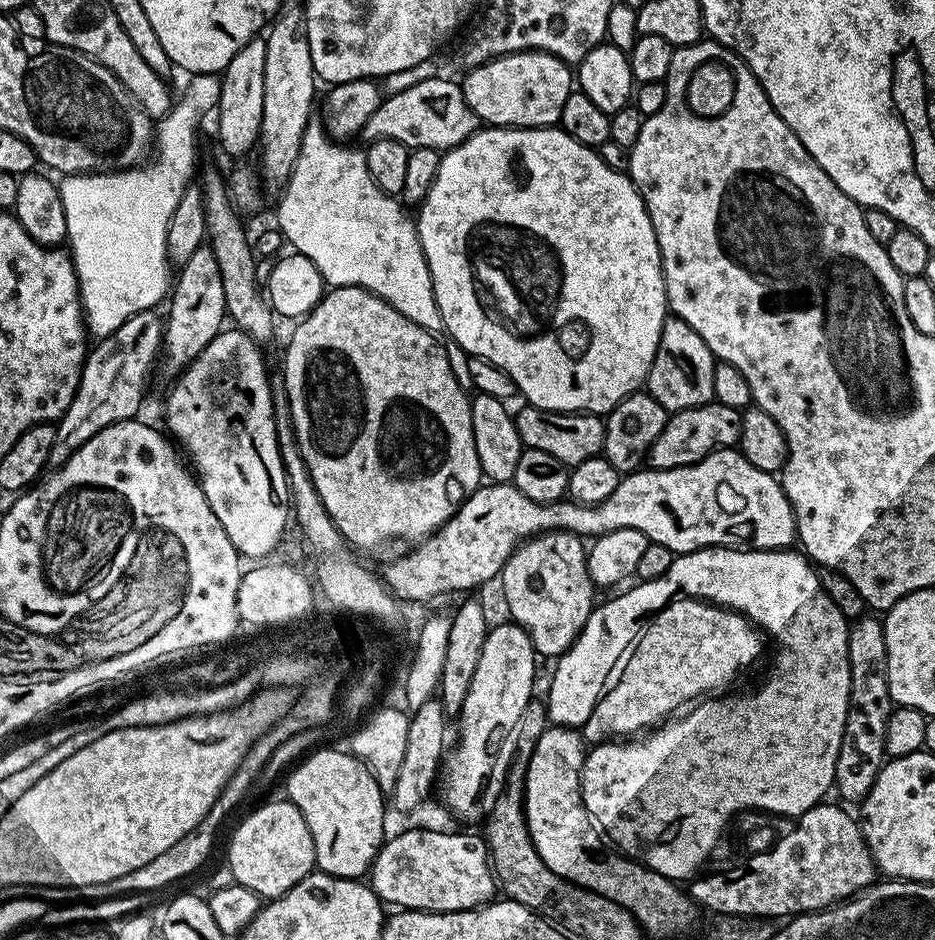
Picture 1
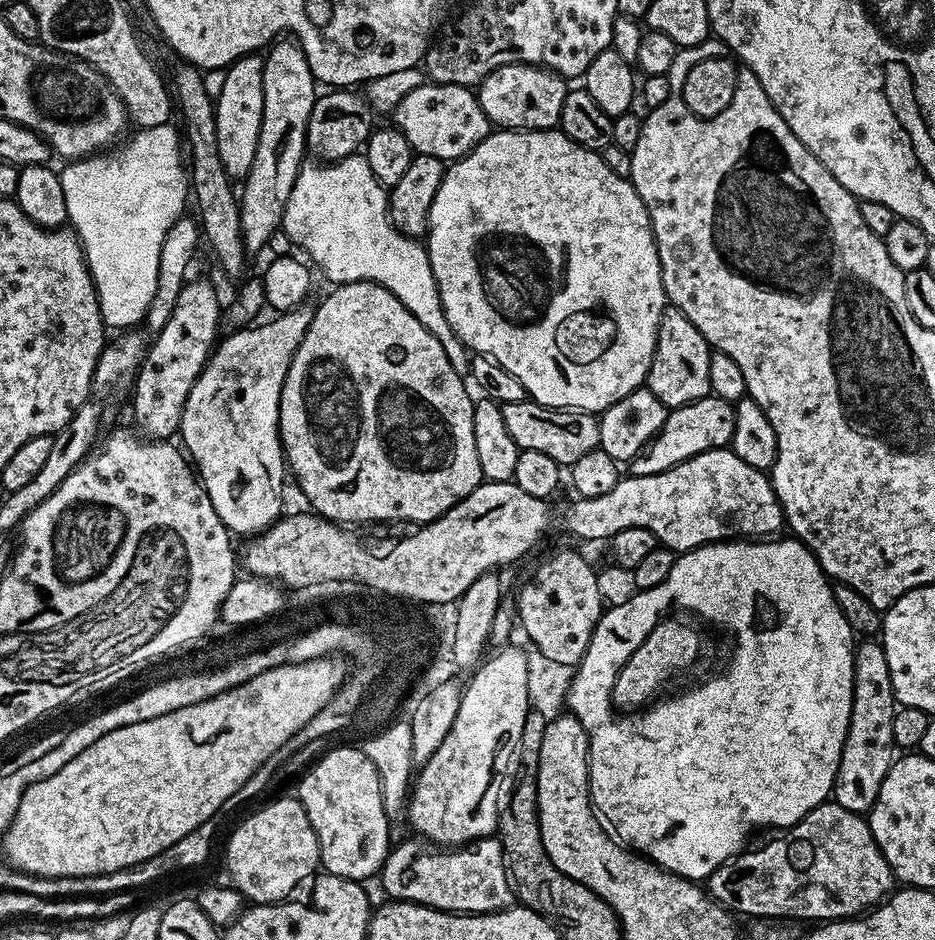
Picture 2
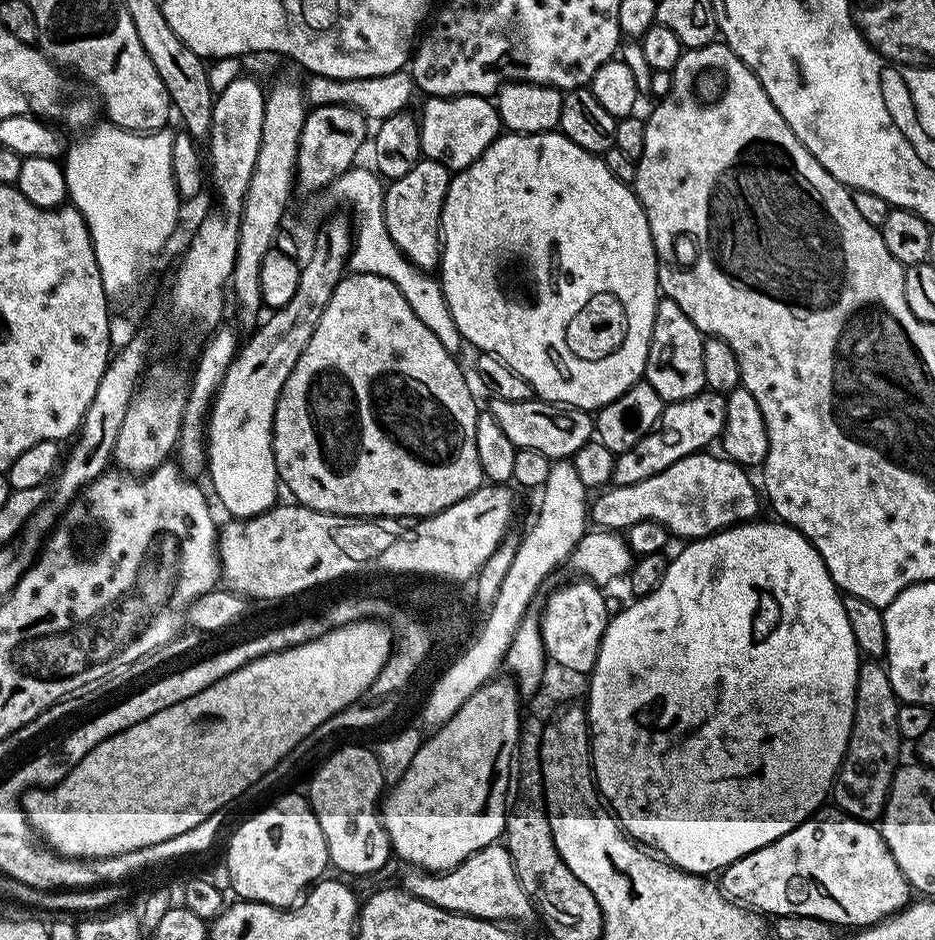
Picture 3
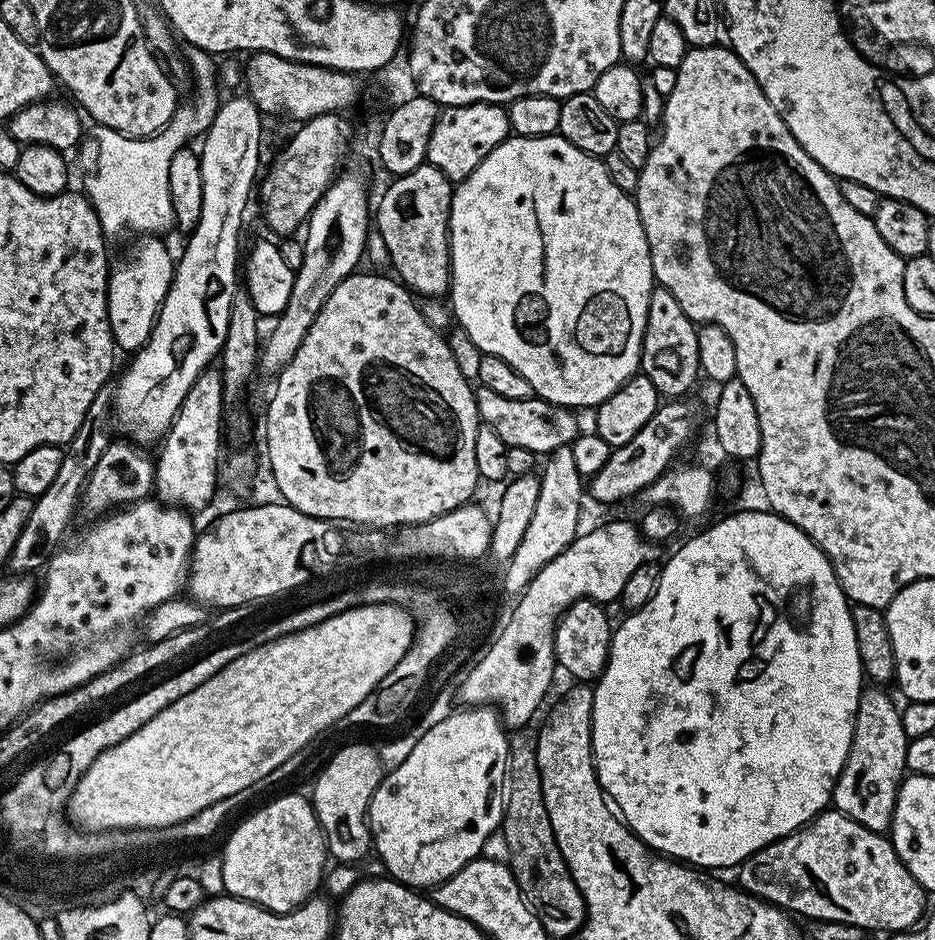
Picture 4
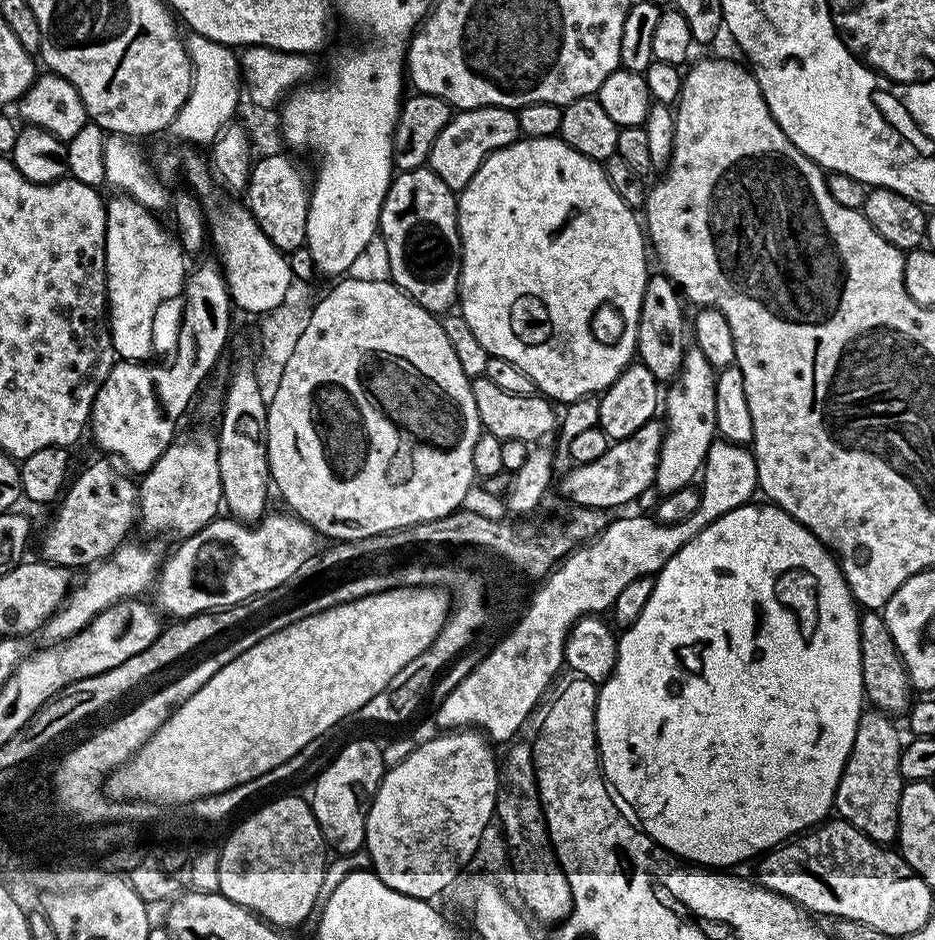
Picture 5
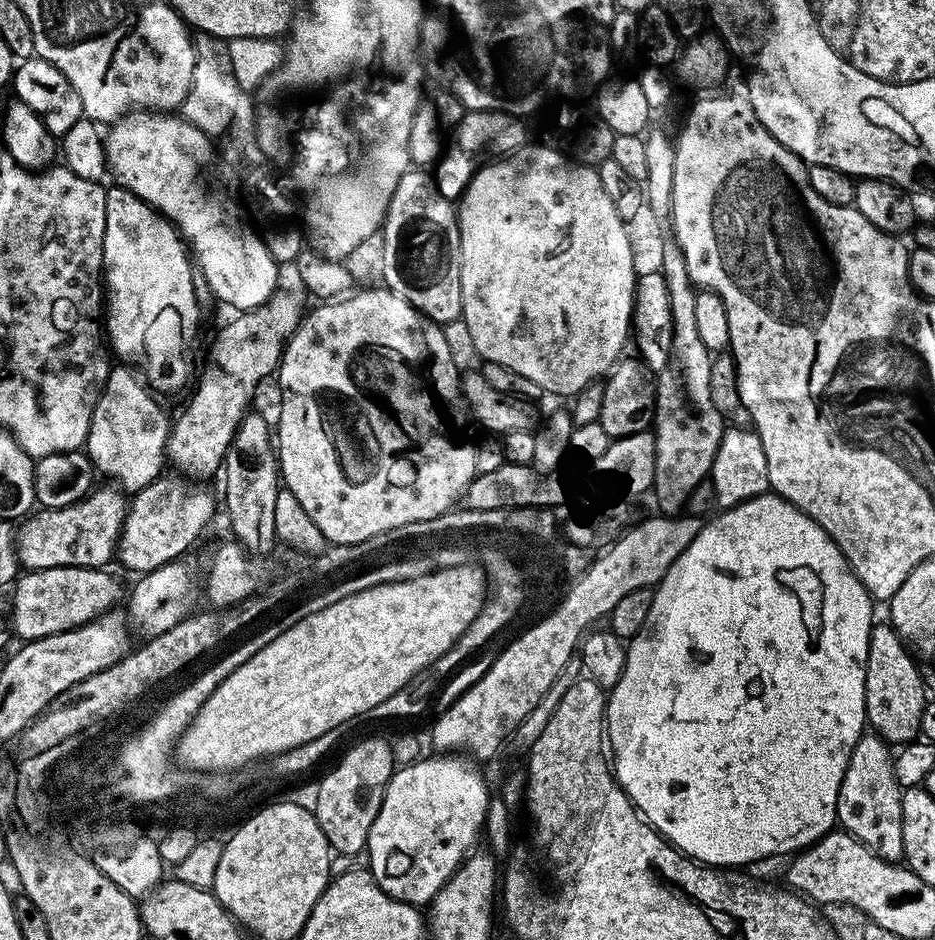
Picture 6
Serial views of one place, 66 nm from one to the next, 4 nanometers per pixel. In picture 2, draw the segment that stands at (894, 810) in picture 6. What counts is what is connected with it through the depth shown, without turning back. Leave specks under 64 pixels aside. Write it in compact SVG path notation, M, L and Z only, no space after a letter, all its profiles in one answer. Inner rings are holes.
M864 638L855 645L852 653L854 682L852 683L852 713L848 733L842 746L840 765L836 768L834 785L835 803L857 814L872 811L878 798L878 790L892 769L894 759L894 726L892 719L898 707L894 686L890 678L890 662L886 662L886 650L876 638Z

